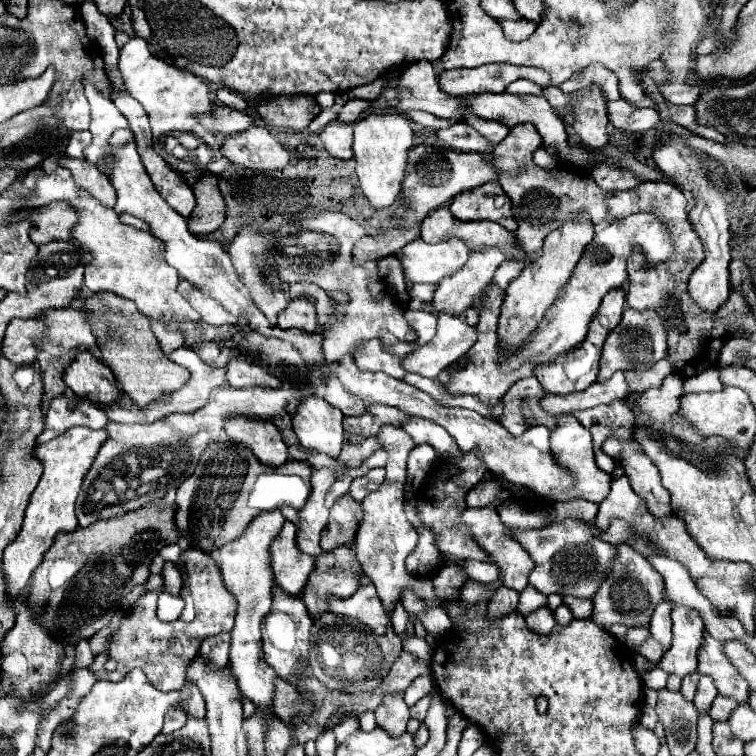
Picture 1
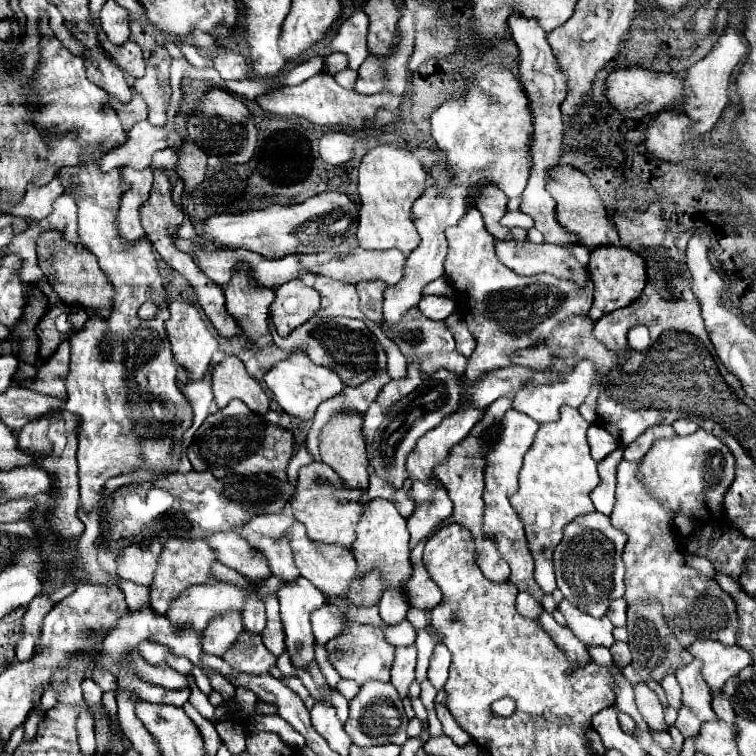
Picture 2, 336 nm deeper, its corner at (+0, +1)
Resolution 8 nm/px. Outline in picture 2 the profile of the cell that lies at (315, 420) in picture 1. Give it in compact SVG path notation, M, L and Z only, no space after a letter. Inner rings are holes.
M294 351L286 359L278 361L264 377L268 389L274 393L278 405L292 417L298 419L312 419L318 405L330 397L336 397L342 393L344 383L336 375L336 371L330 371L328 367L318 367L310 361L310 357L304 351Z

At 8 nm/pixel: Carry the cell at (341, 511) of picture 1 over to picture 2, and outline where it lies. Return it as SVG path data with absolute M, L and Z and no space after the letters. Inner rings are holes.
M342 409L336 413L320 433L320 457L326 465L330 465L348 487L368 487L368 455L366 455L366 439L362 435L362 415L356 411Z

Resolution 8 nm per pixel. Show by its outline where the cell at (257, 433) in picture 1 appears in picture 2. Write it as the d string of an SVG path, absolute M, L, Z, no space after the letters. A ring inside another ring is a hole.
M226 355L220 363L214 365L212 391L220 409L226 407L232 399L242 399L254 413L264 415L270 405L270 399L258 381L246 373L244 363L234 355Z

